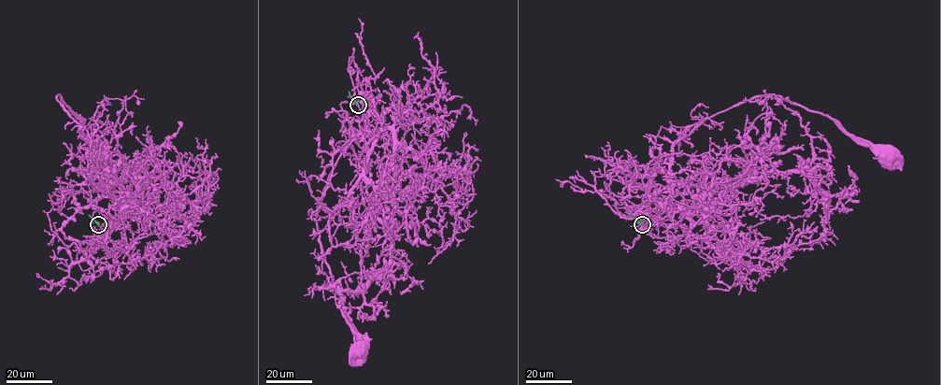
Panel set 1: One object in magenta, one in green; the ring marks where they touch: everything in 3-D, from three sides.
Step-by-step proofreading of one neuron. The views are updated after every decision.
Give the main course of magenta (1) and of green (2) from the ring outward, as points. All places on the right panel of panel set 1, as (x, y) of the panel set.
1: (642, 225), (659, 237), (687, 233), (665, 209), (673, 143), (756, 96), (819, 112), (889, 155)
2: (642, 224), (629, 215)

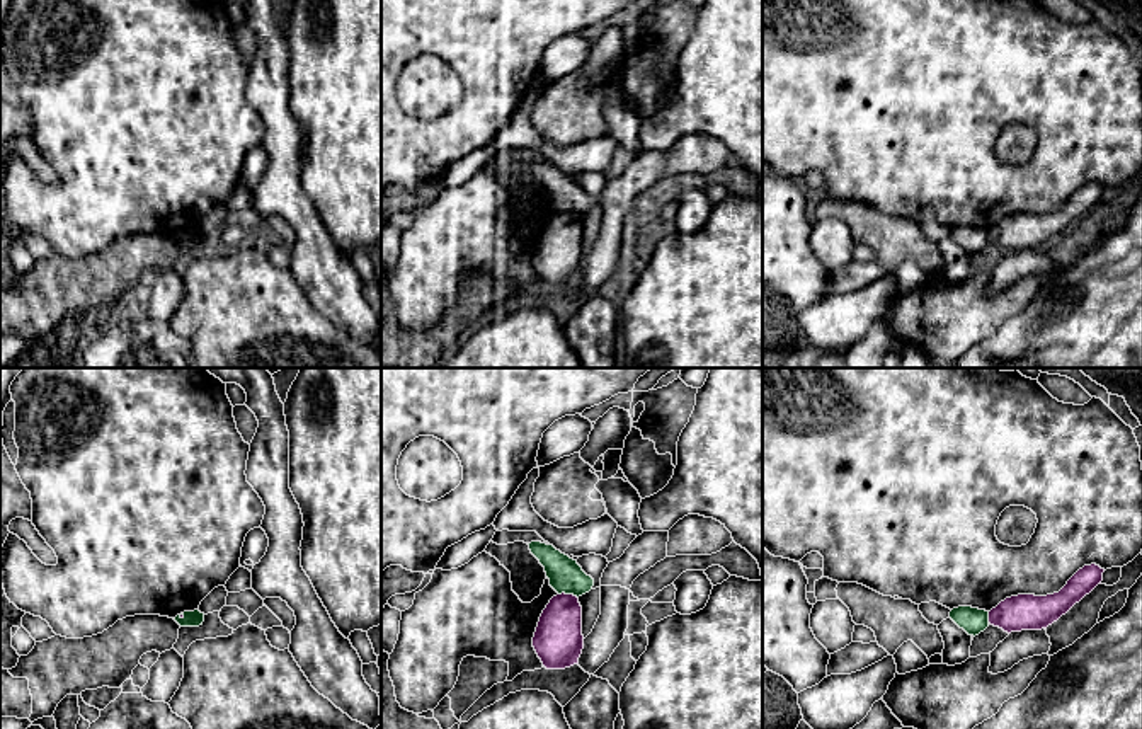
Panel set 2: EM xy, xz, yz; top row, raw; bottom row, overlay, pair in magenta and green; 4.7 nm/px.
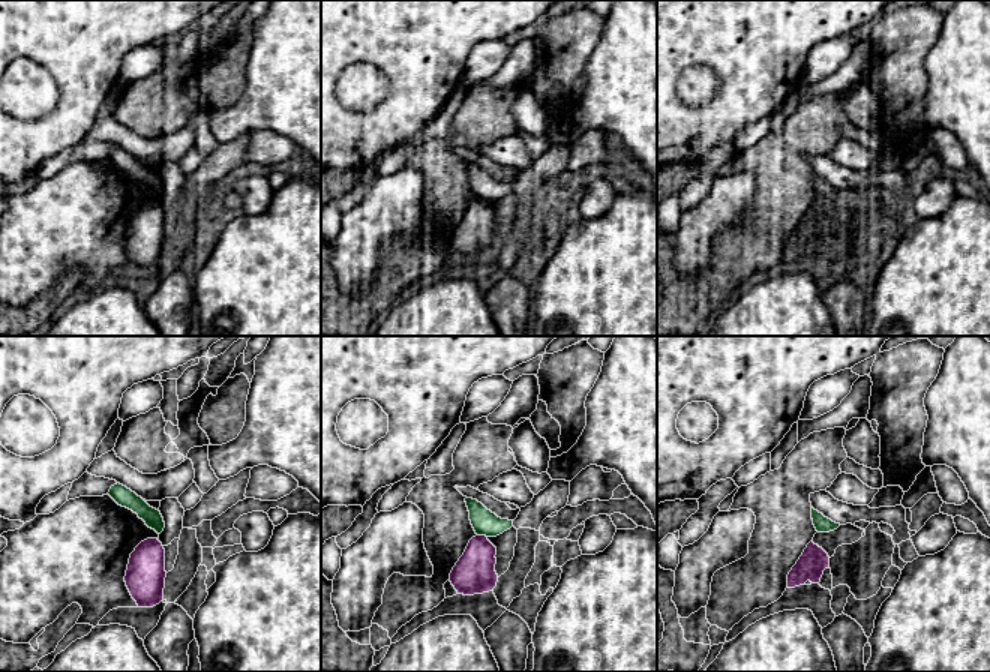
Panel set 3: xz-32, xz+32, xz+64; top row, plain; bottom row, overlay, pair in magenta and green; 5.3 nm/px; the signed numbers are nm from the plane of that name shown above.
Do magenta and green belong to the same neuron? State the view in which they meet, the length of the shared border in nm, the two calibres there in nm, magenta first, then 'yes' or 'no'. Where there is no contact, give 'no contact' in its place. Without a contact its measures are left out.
meets magenta in xz; contact 100 nm long; 240 nm thick on the magenta side, 160 nm on the other; no

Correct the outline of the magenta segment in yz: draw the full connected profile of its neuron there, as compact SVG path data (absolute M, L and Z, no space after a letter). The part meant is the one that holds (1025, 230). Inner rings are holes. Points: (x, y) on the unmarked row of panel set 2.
M1096 182L1084 184L1059 211L1006 216L989 230L989 242L1008 252L1047 247L1101 203L1103 191L1105 187Z

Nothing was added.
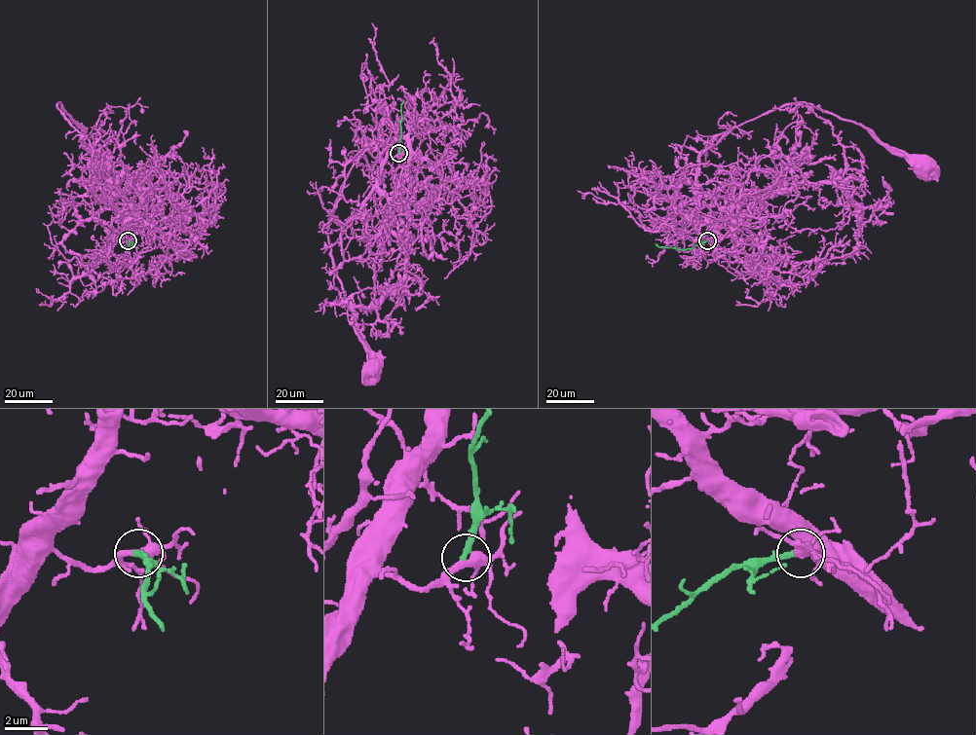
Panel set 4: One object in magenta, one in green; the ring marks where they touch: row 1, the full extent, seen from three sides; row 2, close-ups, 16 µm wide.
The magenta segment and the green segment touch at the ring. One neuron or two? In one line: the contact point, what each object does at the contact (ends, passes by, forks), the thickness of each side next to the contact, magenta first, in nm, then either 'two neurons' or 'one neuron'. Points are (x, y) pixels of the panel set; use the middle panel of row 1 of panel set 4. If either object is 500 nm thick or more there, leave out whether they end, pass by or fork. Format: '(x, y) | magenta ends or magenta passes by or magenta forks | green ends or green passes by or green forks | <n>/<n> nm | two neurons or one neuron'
(398, 153) | magenta forks | green ends | 320/300 nm | one neuron

